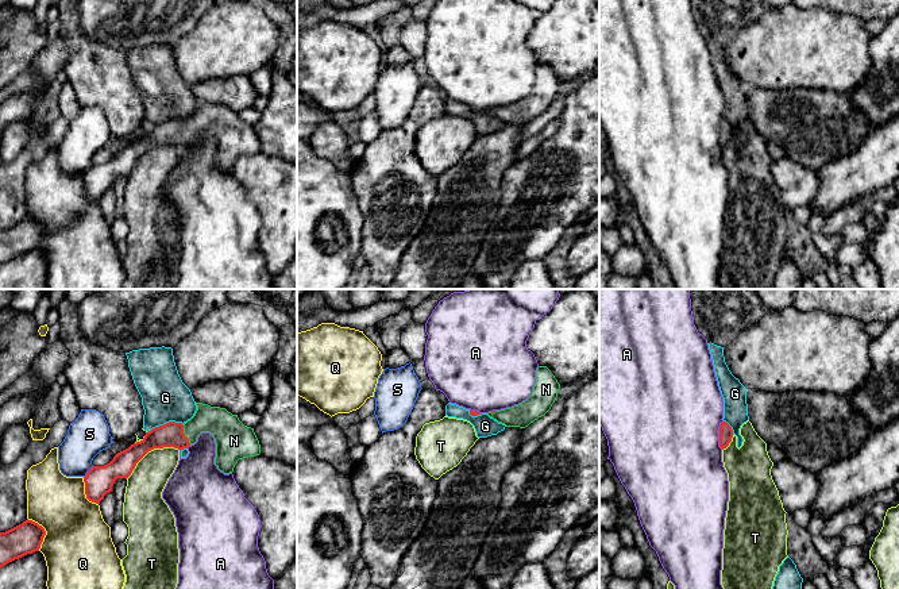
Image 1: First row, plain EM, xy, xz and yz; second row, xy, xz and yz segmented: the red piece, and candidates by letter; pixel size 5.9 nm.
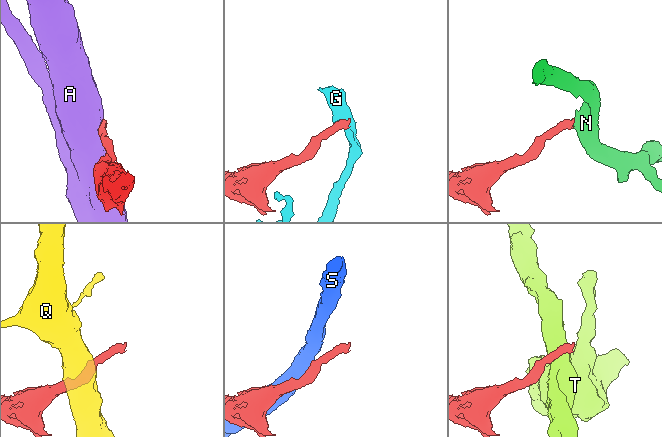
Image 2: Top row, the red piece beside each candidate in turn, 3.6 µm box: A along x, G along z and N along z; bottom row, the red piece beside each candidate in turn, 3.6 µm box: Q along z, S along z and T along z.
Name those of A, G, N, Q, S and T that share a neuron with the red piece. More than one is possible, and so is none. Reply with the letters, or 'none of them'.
N

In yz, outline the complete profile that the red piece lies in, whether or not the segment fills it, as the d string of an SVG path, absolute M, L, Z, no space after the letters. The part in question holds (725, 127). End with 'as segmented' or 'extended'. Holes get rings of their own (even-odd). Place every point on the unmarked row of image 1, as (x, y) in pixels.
M722 119L719 124L719 145L724 147L729 143L733 135L733 127L732 124L726 120Z | as segmented

